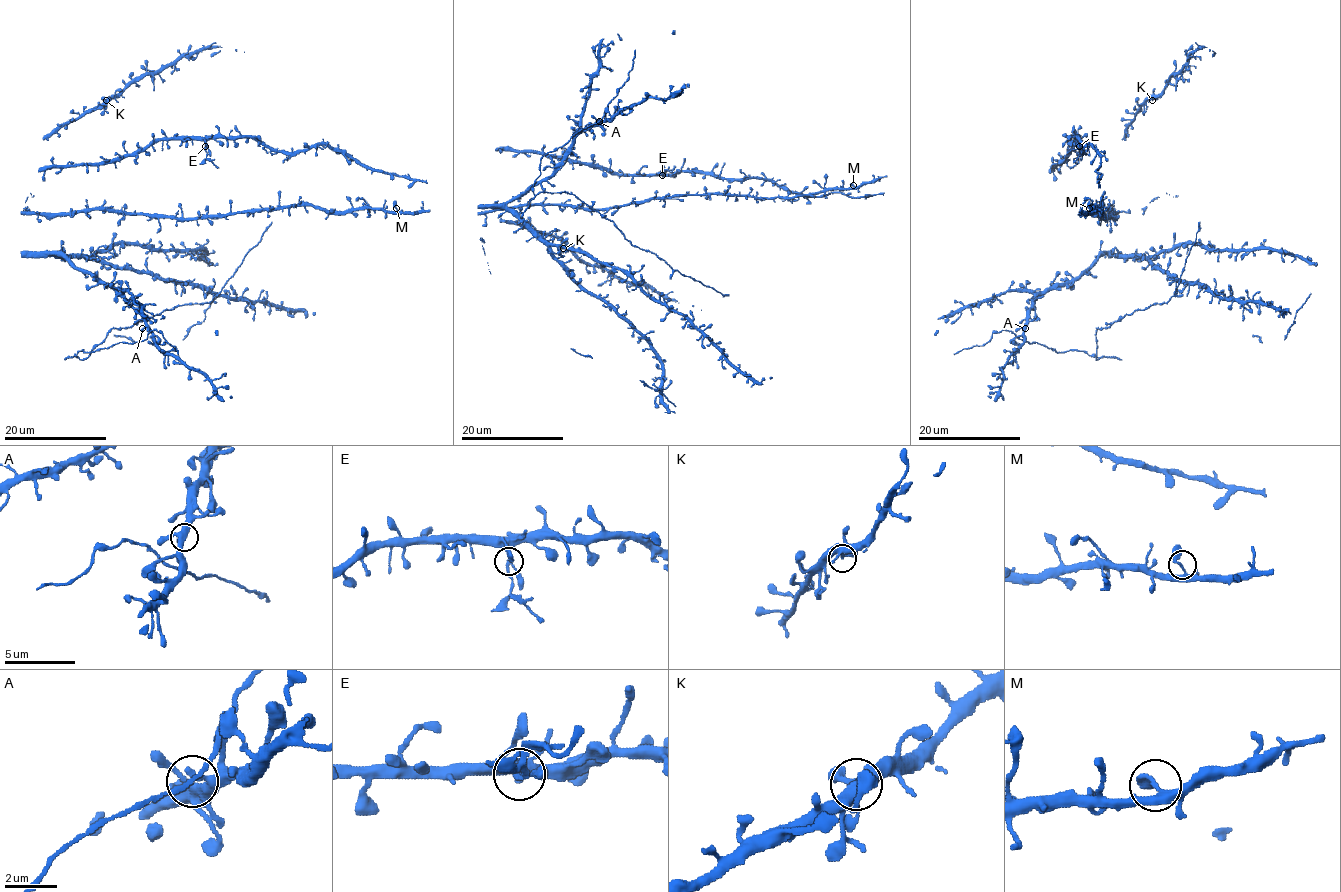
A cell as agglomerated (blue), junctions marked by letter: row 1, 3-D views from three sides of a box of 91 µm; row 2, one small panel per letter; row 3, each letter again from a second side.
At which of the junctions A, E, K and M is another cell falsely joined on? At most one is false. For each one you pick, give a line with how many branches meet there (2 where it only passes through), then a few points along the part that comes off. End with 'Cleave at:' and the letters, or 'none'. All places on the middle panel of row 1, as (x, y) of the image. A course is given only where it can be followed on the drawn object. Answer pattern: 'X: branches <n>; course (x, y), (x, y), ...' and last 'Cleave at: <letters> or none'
E: branches 2; course (662, 175), (675, 166)
Cleave at: E

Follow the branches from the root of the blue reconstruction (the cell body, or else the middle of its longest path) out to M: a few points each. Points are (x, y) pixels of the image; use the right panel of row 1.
M: (1110, 217), (1103, 218), (1098, 213), (1102, 205), (1100, 212), (1097, 209), (1091, 212), (1089, 208)

